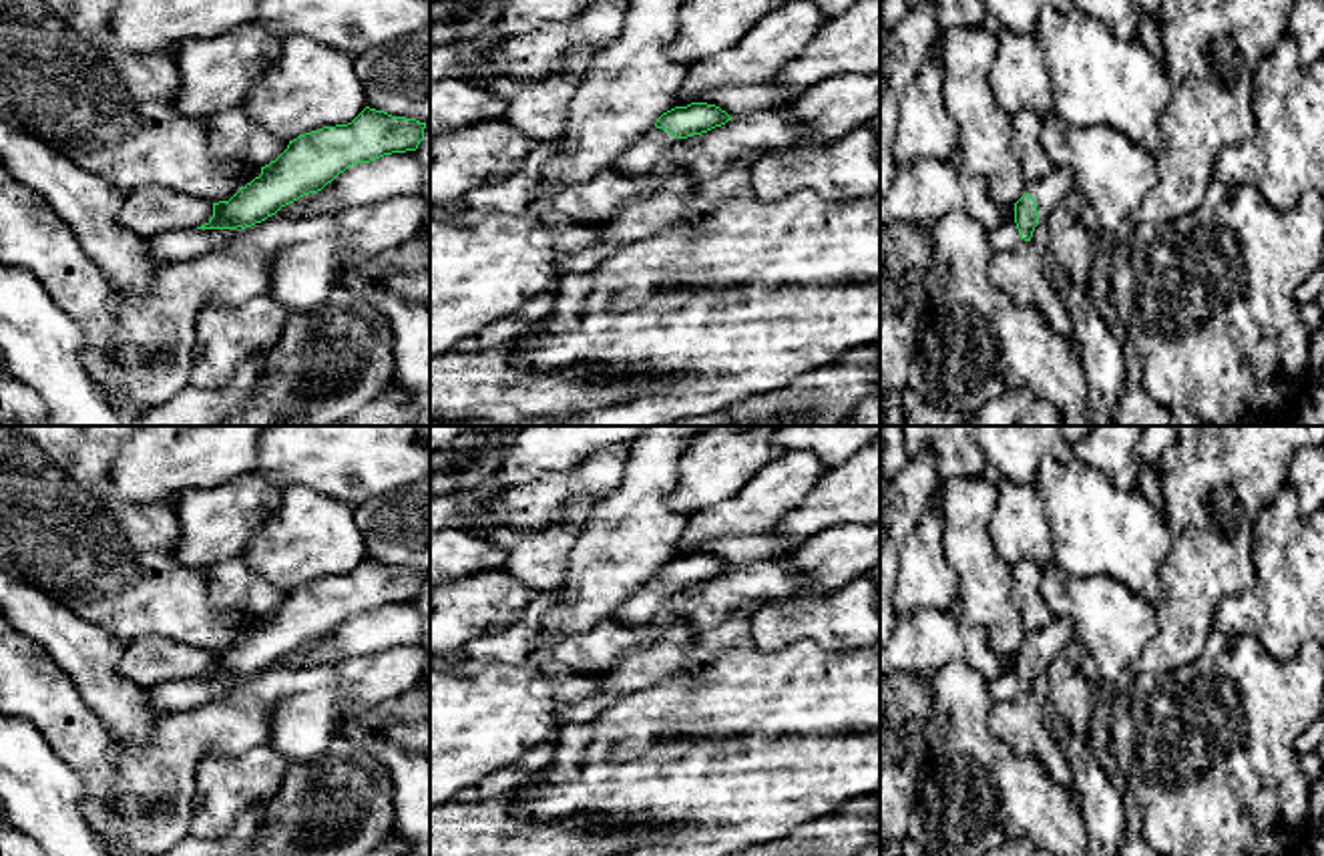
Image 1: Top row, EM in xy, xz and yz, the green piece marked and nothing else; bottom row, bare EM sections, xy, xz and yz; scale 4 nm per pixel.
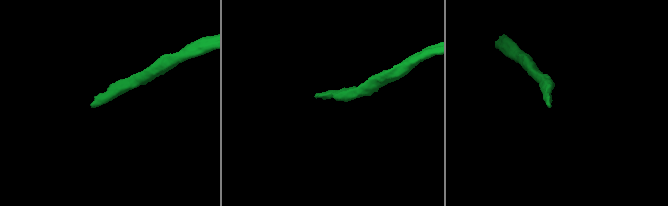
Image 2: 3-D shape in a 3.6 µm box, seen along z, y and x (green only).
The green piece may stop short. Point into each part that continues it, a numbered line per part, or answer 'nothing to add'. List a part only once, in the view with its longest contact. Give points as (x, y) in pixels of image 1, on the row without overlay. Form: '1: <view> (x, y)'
1: yz (1049, 642)

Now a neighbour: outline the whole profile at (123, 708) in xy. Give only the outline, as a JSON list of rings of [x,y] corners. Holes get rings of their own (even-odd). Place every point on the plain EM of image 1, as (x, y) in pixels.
[[[2,567],[0,615],[54,657],[115,741],[123,745],[151,741],[159,715],[149,703],[151,689],[121,677],[119,661],[125,651],[121,639]]]

